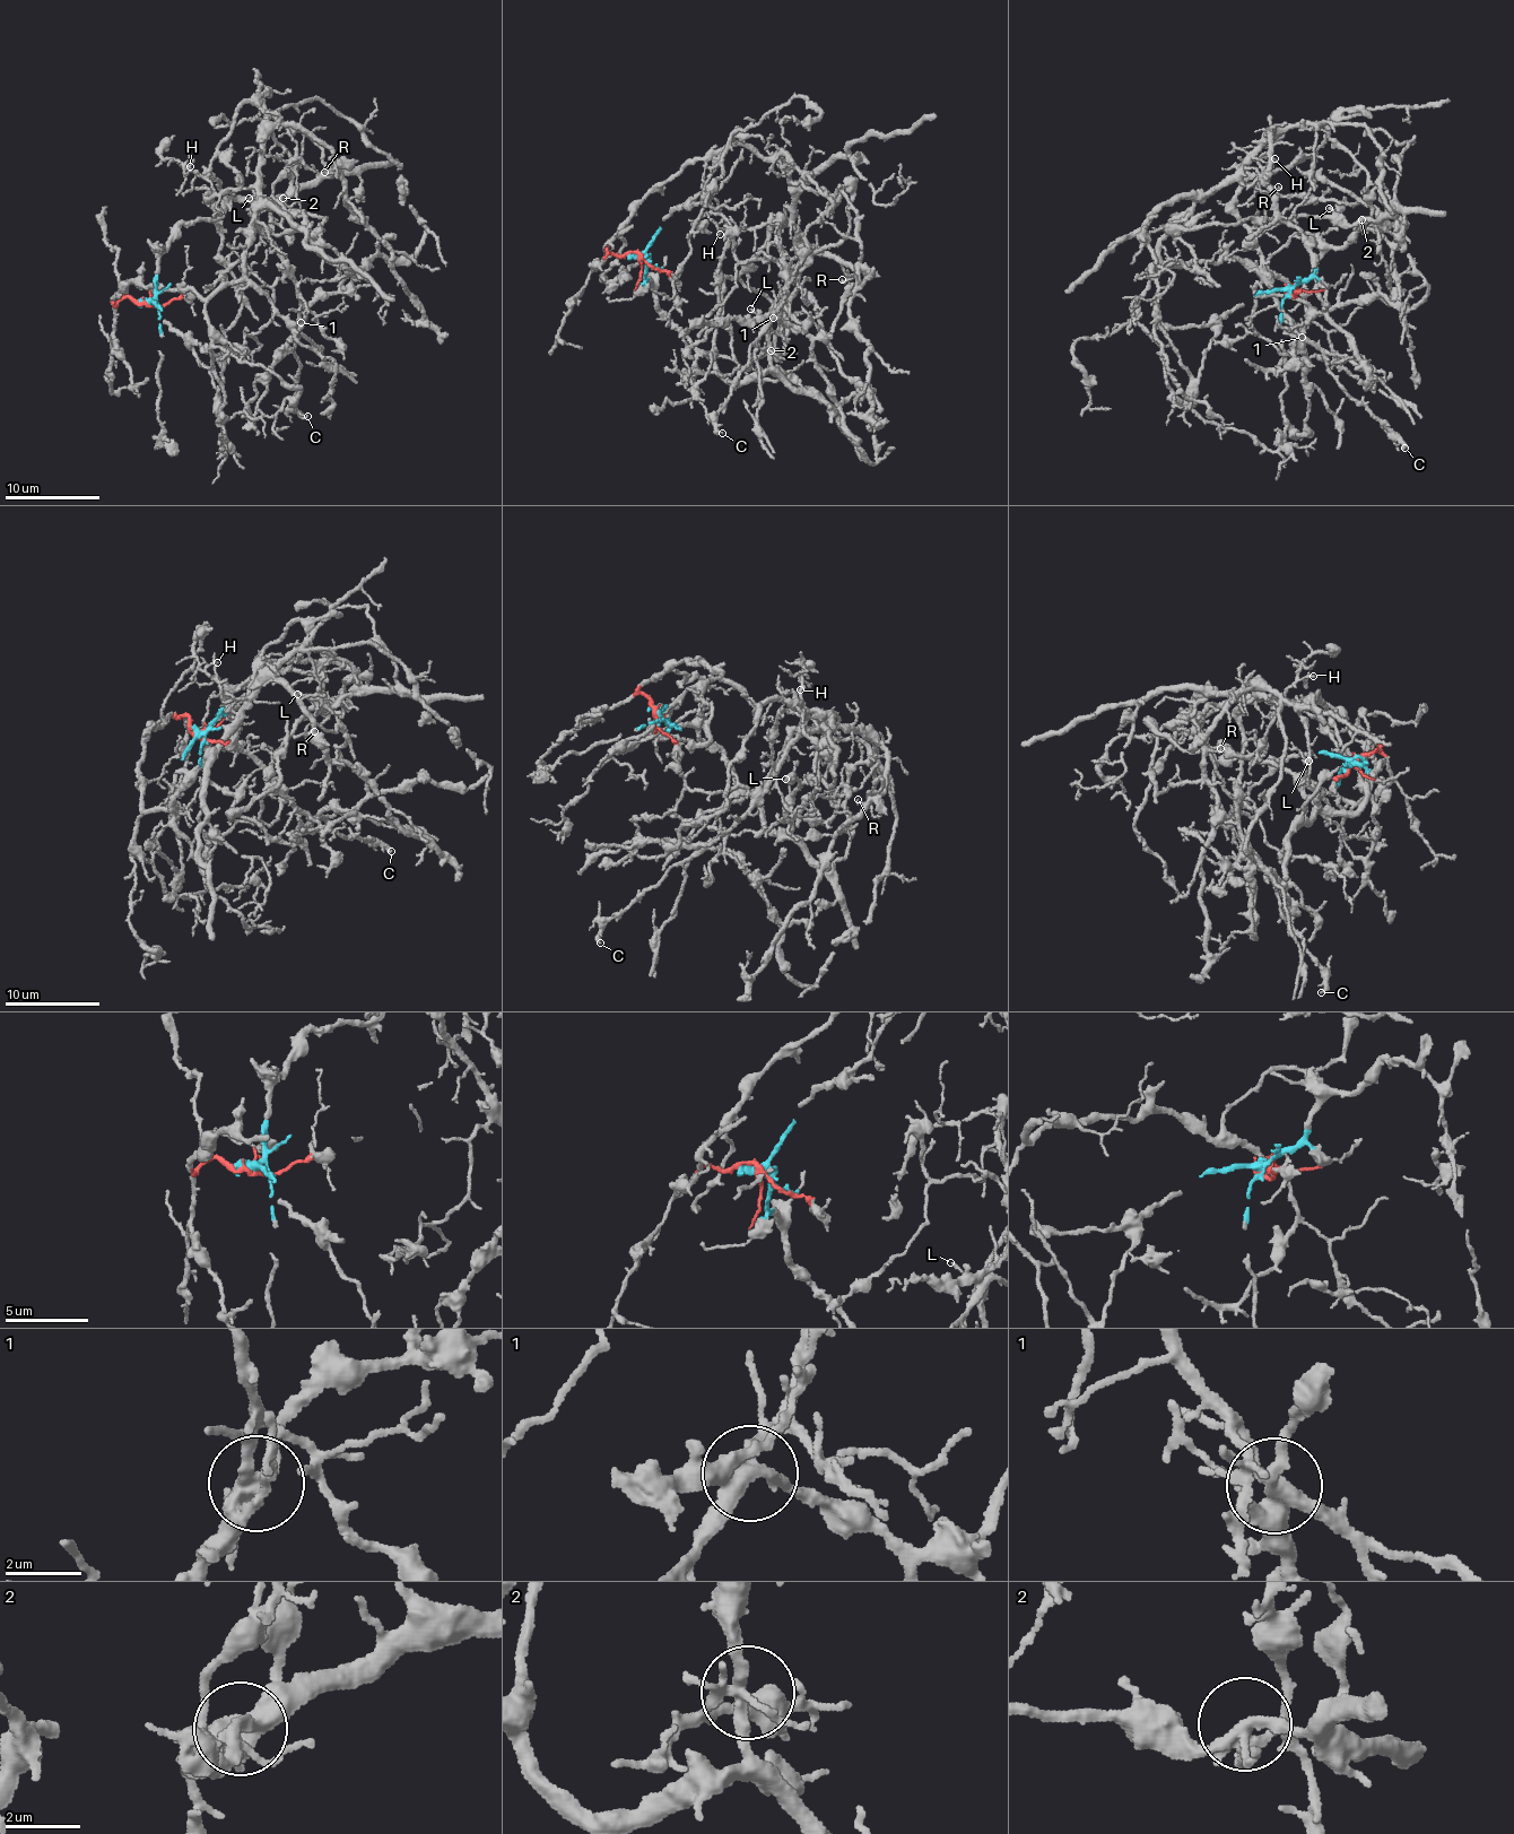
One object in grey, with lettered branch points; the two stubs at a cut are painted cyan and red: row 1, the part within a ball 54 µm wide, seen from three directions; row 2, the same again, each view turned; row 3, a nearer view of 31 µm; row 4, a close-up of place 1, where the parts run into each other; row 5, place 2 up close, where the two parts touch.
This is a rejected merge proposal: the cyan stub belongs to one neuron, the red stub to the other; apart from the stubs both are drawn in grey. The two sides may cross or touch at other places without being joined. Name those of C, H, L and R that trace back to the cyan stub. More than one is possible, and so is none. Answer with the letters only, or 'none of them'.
L

